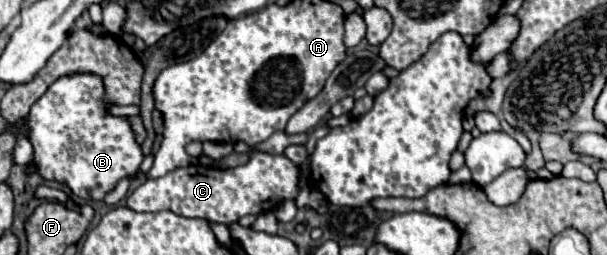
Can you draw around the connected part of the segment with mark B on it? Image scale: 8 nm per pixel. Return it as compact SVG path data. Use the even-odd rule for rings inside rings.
M64 76L34 104L28 116L34 162L44 180L66 184L72 194L86 200L102 200L118 180L136 176L144 156L126 118L110 116L104 102L100 76Z

